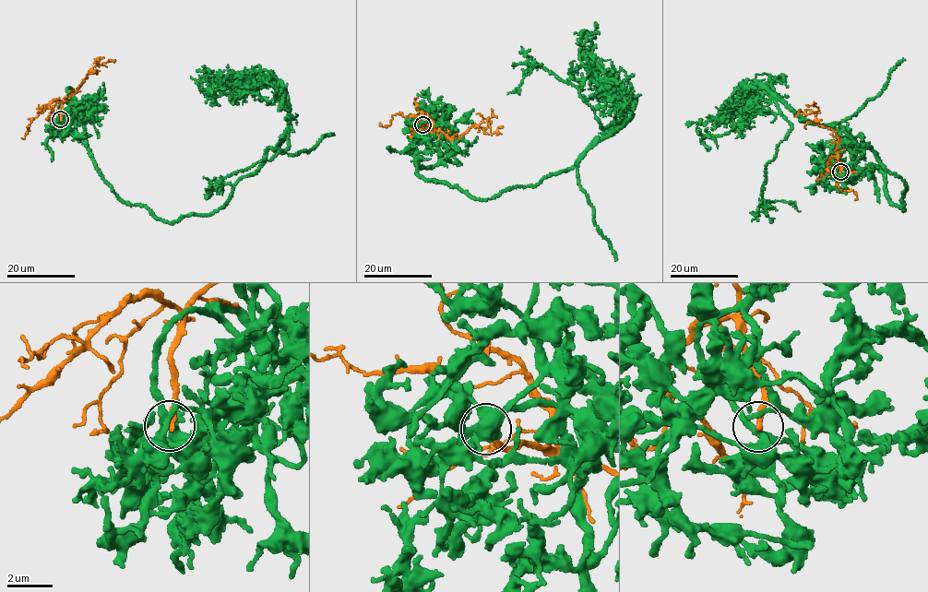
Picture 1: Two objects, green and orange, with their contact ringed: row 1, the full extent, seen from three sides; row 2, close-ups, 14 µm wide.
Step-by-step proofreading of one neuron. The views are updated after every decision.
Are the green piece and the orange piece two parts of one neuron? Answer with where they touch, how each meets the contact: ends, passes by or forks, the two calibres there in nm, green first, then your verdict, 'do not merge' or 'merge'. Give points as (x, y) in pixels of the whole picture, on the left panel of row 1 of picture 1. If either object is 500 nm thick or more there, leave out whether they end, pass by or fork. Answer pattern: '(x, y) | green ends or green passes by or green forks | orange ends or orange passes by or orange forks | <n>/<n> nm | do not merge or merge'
(60, 119) | green forks | orange ends | 240/280 nm | do not merge

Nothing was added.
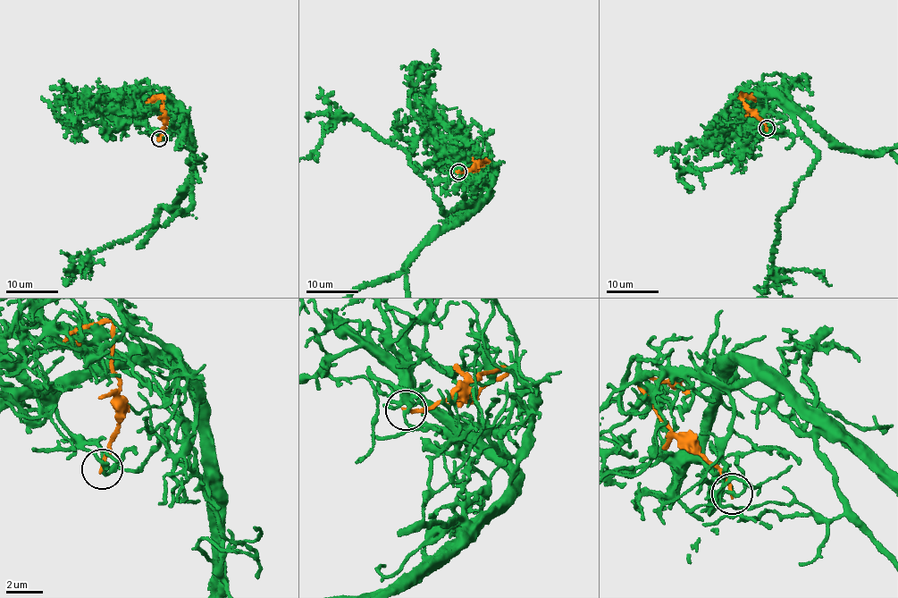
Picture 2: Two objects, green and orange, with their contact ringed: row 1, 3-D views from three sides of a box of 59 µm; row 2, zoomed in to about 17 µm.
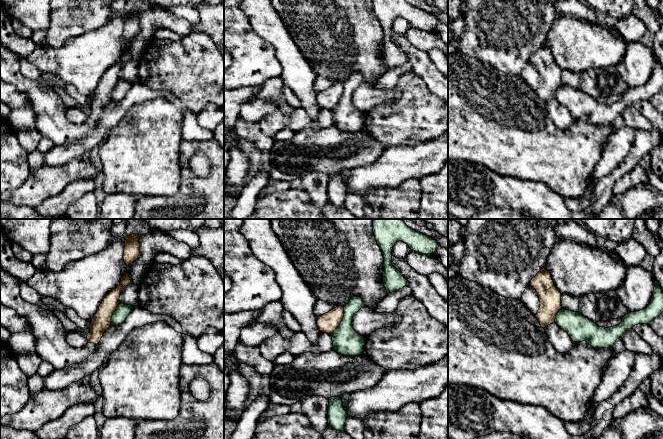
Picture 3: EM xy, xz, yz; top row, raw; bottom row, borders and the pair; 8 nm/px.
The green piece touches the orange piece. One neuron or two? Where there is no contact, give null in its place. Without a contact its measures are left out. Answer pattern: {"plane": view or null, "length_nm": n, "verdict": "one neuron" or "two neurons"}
{"plane": "xz", "length_nm": 240, "verdict": "two neurons"}

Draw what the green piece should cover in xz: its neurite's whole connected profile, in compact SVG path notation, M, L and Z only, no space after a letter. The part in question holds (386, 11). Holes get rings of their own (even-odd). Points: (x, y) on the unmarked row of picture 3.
M373 0L373 8L384 34L383 60L387 70L407 62L407 56L392 40L392 25L396 18L402 17L422 30L434 30L439 23L436 16L406 0Z

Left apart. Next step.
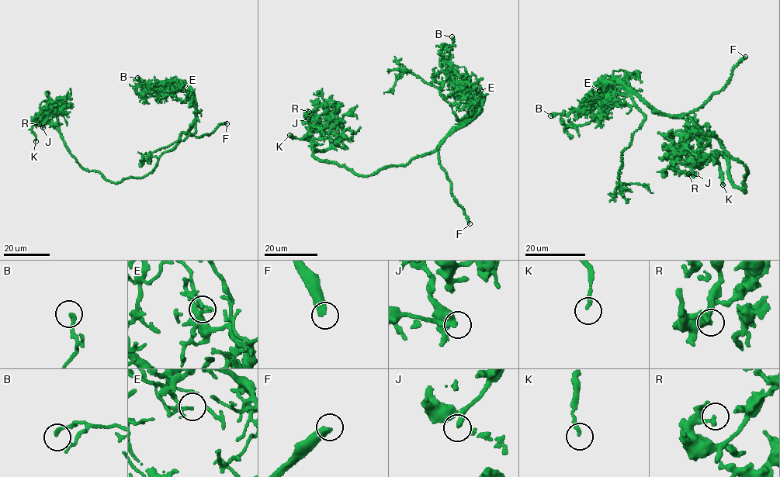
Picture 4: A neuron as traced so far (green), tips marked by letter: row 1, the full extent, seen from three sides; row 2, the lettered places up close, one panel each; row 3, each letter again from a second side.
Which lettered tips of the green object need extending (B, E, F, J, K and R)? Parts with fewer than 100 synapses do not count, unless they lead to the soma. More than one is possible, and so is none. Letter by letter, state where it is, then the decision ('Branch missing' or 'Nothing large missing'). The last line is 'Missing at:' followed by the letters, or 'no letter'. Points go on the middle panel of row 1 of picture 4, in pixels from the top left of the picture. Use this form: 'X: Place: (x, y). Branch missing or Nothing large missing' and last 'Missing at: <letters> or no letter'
B: Place: (452, 36). Nothing large missing
E: Place: (477, 90). Nothing large missing
F: Place: (469, 223). Branch missing
J: Place: (308, 119). Nothing large missing
K: Place: (289, 135). Nothing large missing
R: Place: (309, 112). Nothing large missing
Missing at: F

